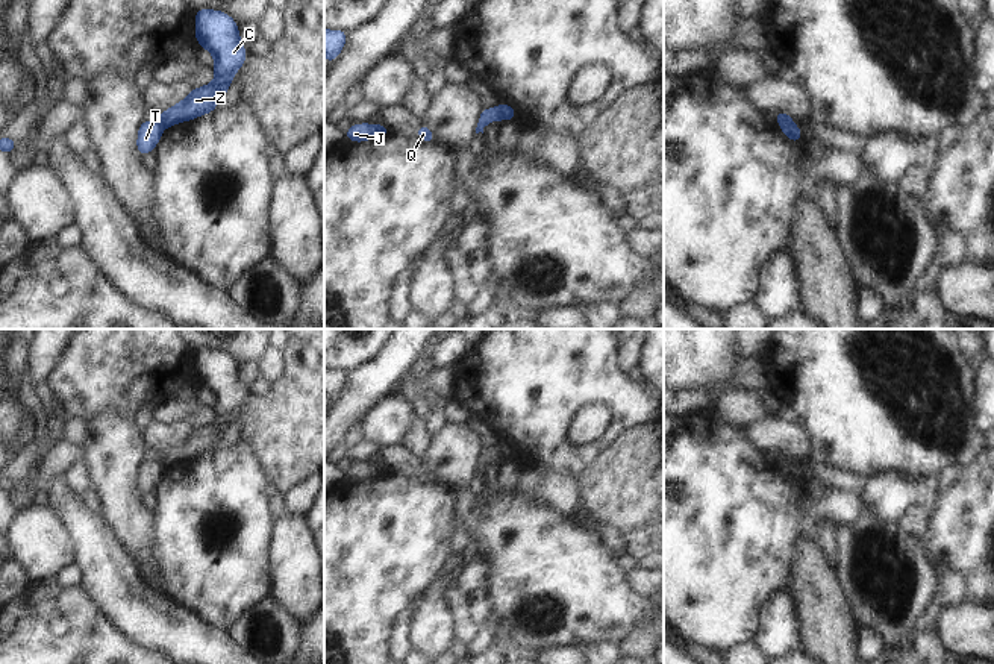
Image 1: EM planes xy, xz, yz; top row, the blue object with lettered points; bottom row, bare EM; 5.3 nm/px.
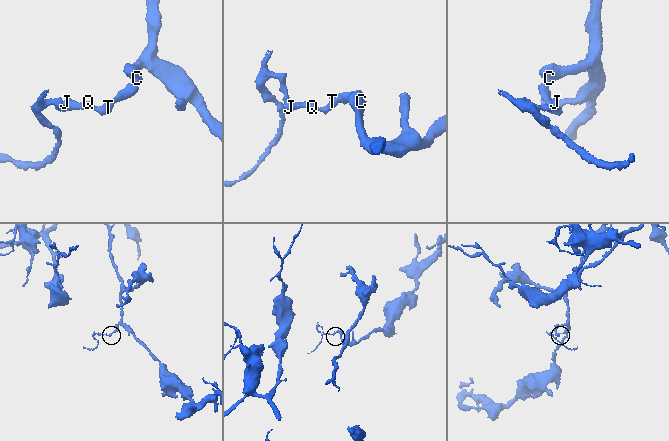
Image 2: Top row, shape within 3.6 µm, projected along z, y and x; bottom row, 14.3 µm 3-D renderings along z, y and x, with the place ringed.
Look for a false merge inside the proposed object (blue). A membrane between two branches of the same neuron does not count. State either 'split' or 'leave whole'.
split

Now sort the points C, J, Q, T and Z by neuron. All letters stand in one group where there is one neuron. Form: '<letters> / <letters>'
C Z / J Q T

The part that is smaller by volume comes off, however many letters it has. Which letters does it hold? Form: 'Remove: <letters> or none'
Remove: J, Q, T

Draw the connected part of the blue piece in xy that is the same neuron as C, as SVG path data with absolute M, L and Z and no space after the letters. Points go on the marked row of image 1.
M197 11L195 36L200 45L215 58L215 80L212 85L192 89L183 102L162 112L159 115L162 127L212 112L229 89L233 74L245 61L245 49L238 36L238 24L221 11Z

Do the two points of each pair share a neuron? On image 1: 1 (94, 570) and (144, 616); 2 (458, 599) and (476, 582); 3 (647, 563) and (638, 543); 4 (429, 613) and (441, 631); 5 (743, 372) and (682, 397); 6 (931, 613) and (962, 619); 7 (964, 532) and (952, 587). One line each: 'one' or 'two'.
1: one
2: two
3: two
4: one
5: one
6: two
7: two

